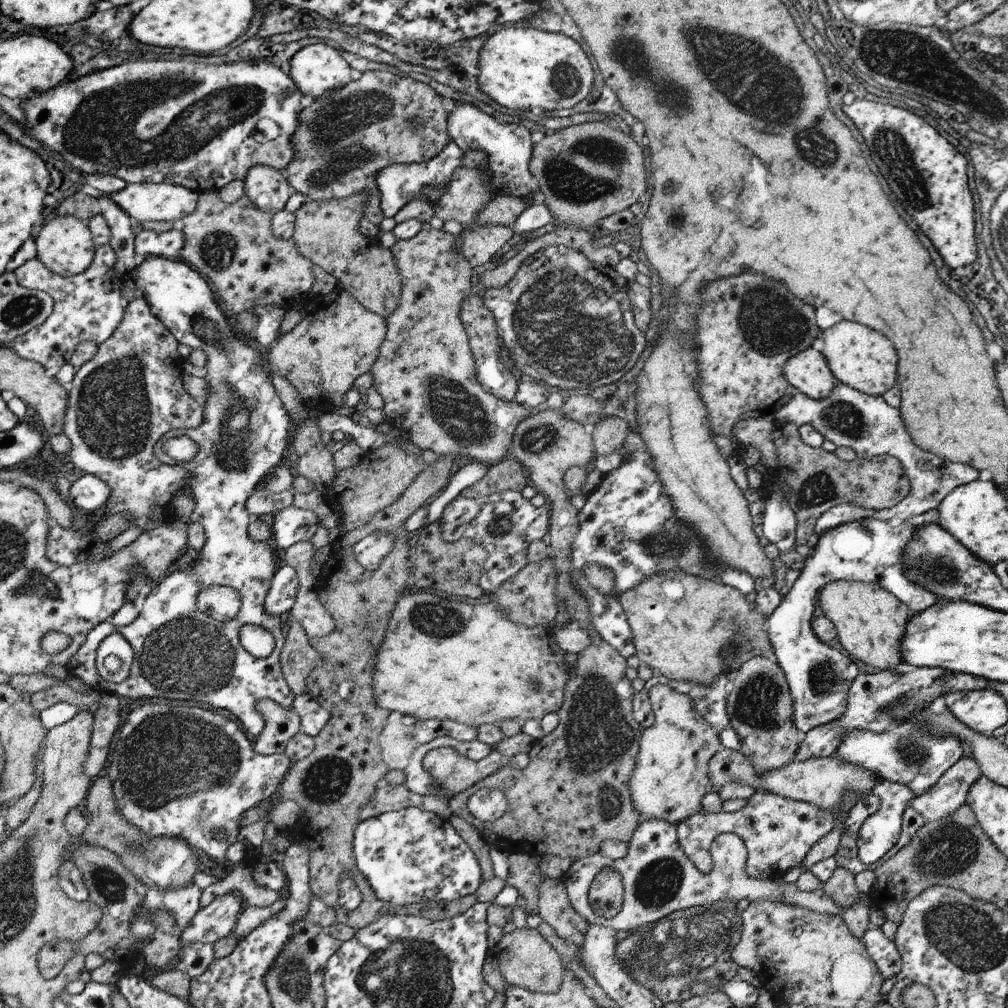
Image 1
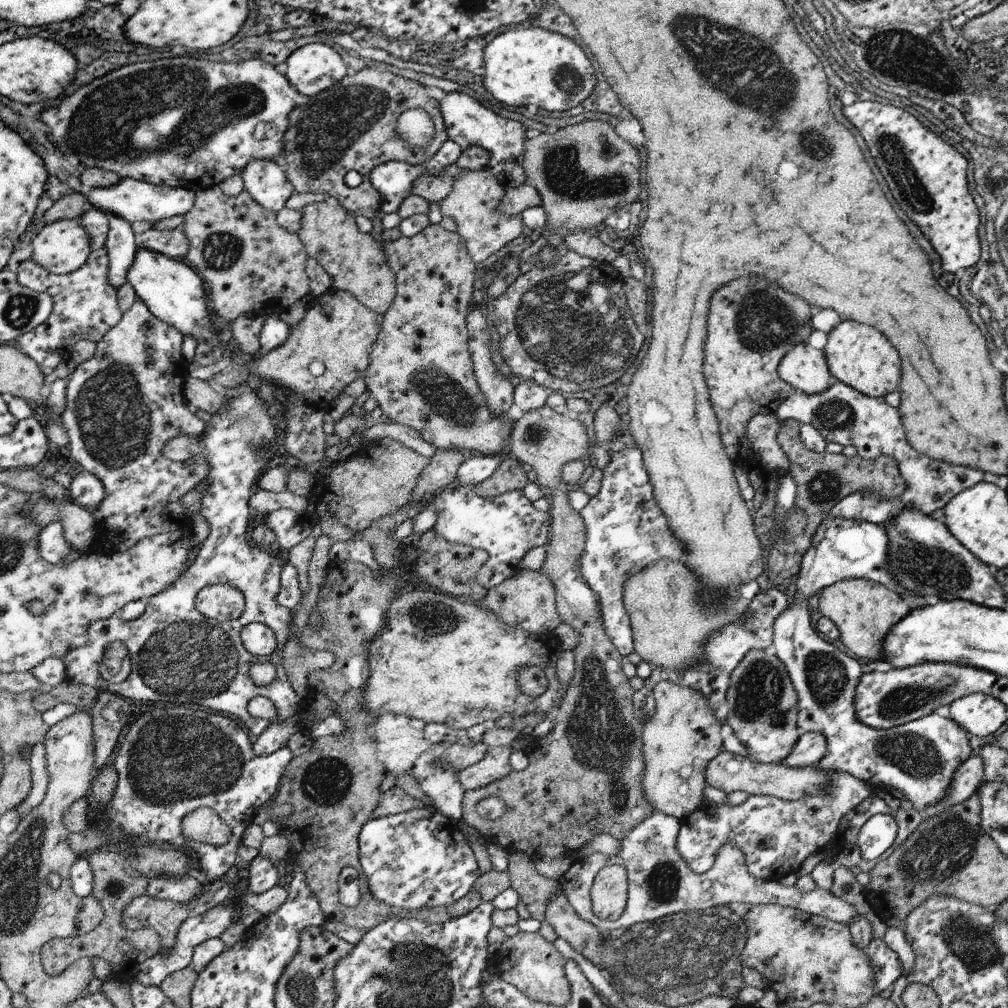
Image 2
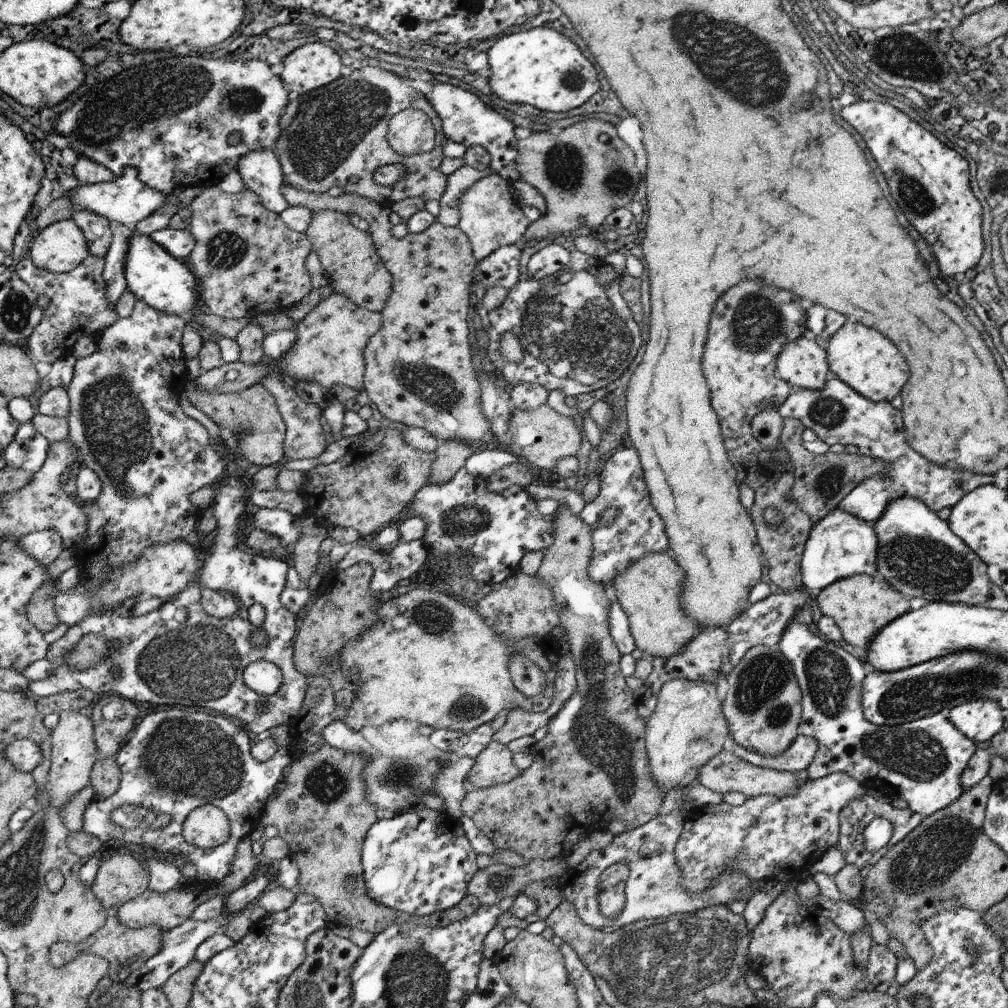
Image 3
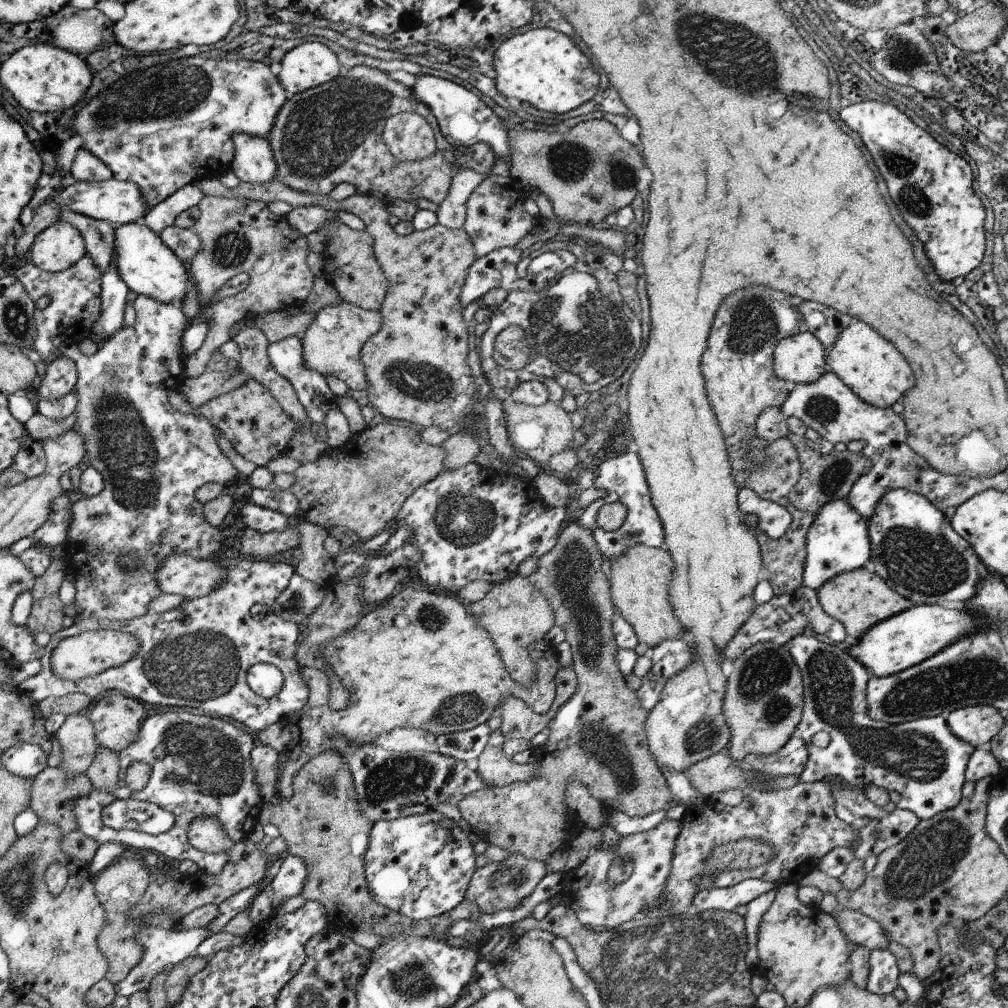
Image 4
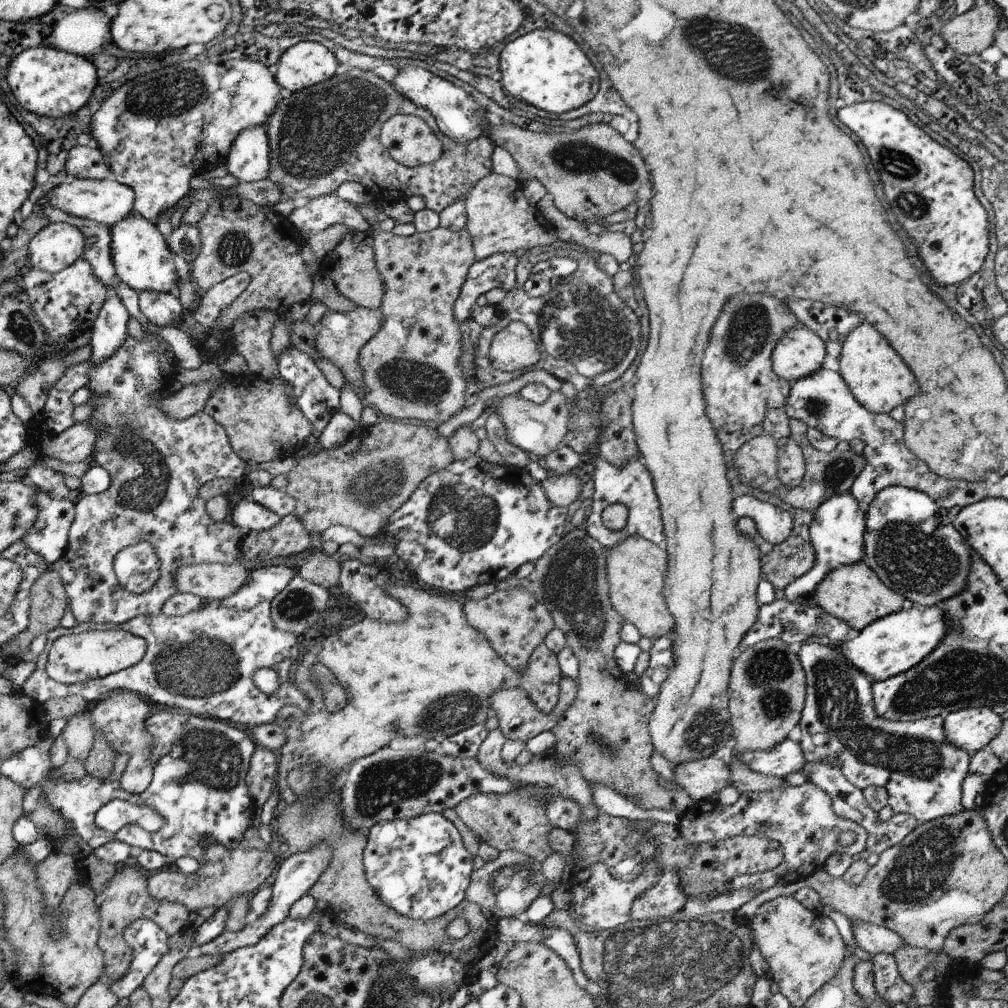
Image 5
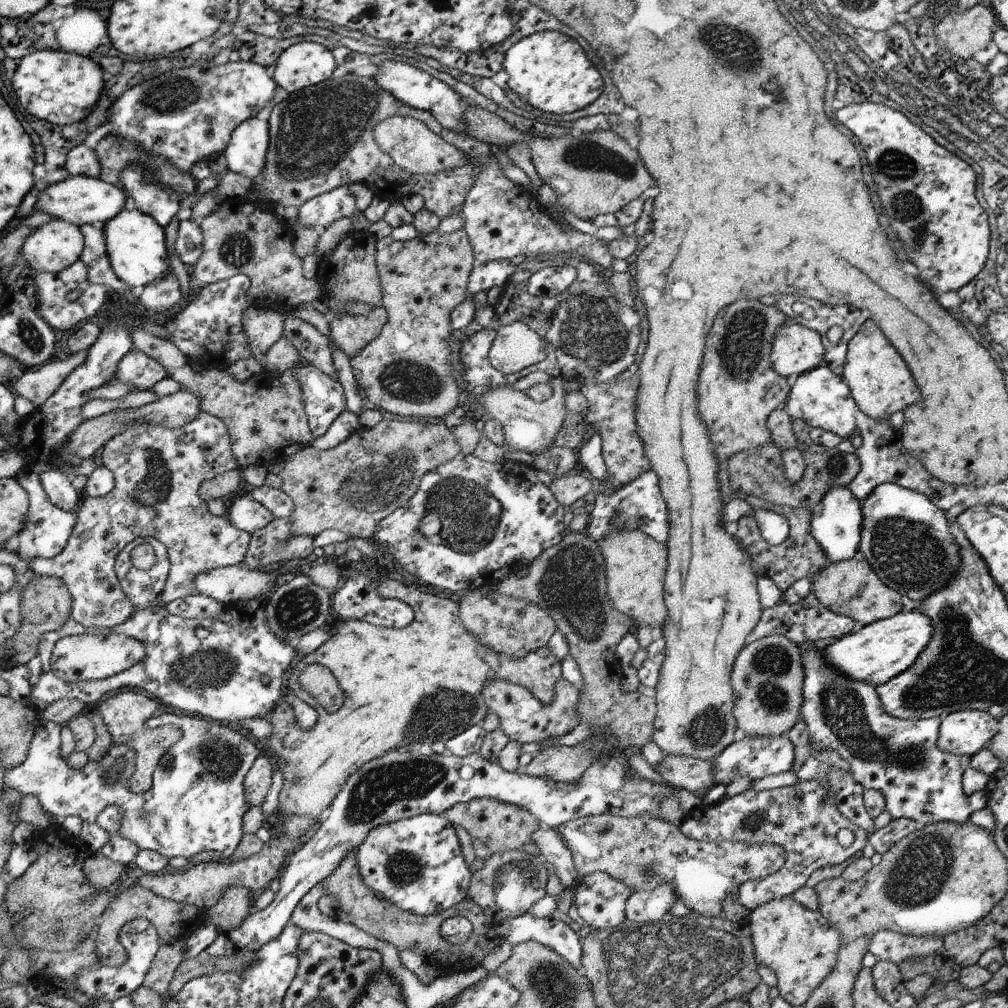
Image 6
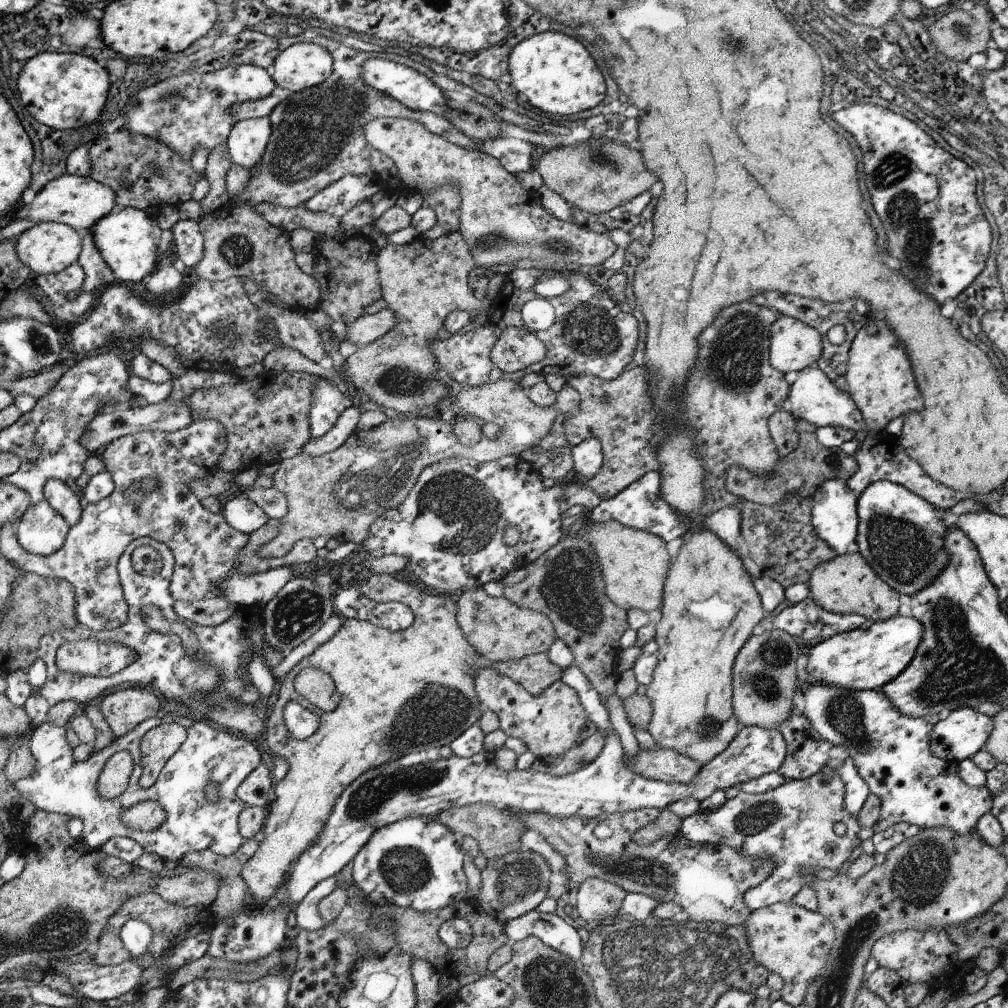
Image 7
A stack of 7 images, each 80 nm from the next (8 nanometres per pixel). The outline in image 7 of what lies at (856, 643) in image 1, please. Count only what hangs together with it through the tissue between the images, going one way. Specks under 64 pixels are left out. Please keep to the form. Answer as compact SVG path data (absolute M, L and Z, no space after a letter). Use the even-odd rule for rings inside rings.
M859 553L837 555L820 563L812 572L808 584L813 601L826 611L838 614L855 614L871 621L885 621L898 614L899 592L888 586Z

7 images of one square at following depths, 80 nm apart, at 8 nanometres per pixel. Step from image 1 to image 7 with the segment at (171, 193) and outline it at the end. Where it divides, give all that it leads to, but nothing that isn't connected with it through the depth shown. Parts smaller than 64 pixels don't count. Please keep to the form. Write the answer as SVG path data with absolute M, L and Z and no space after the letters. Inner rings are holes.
M66 172L47 182L35 194L31 203L21 205L15 212L15 218L34 224L48 221L64 223L82 233L83 230L90 230L96 222L117 209L116 194L115 190L100 184L90 176L71 175Z

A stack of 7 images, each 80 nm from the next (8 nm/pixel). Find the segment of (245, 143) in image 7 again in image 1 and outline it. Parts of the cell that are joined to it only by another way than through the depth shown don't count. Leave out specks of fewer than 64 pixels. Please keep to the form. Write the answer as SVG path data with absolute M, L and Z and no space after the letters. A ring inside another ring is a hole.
M258 165L243 180L246 196L258 208L276 214L284 209L288 198L295 192L284 172L270 165Z

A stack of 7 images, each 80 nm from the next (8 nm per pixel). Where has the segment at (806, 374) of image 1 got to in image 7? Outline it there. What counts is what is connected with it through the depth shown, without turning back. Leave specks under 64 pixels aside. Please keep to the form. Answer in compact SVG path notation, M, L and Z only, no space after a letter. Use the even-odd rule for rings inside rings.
M779 315L771 324L770 334L770 364L784 375L791 370L798 372L810 365L815 365L822 354L821 334L814 327L807 325L796 317Z

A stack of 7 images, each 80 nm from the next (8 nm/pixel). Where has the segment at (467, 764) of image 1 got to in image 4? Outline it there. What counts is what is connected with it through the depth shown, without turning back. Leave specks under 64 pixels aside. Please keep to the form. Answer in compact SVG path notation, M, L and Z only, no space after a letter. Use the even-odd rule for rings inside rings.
M501 730L492 731L489 743L478 758L478 771L484 782L491 788L506 787L513 783L528 783L537 778L539 764L516 764L504 752L505 738Z

